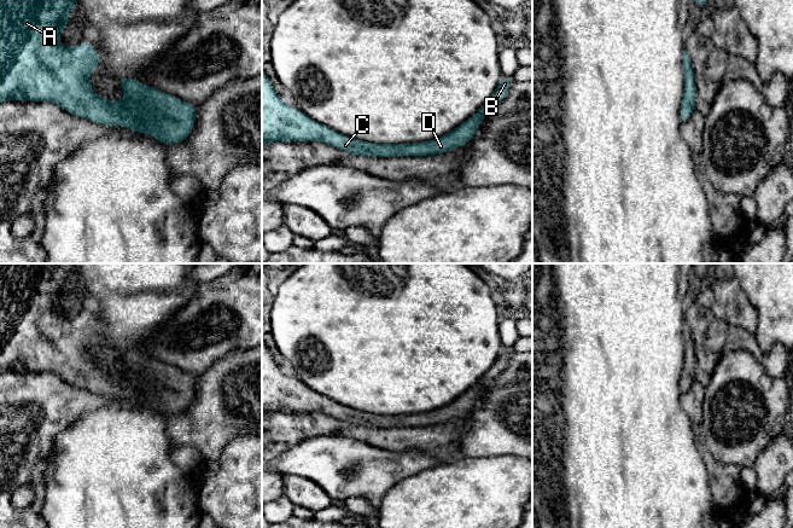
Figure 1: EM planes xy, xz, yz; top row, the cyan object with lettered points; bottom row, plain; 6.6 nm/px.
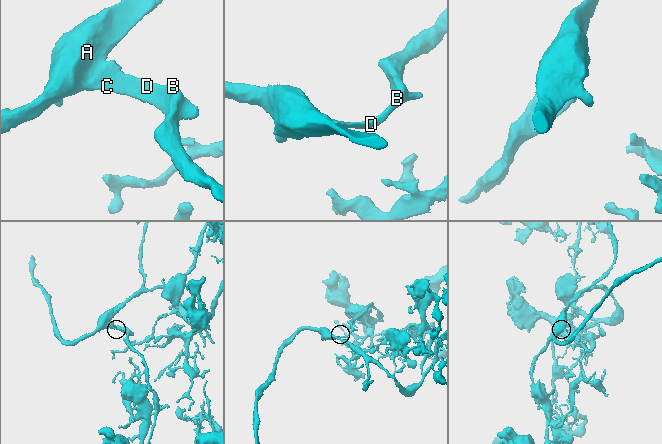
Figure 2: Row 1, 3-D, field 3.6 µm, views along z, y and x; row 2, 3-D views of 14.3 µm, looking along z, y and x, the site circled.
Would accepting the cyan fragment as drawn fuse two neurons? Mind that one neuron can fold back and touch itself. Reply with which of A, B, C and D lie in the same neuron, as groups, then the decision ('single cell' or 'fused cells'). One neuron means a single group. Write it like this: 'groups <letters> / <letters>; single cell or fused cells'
groups A B C D; single cell

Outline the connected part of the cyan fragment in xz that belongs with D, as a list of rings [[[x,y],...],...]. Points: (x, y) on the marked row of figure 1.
[[[262,69],[262,149],[270,141],[323,141],[357,156],[380,158],[445,153],[474,138],[482,120],[506,98],[513,81],[513,76],[502,76],[478,112],[441,138],[412,144],[377,144],[340,134],[284,104]]]

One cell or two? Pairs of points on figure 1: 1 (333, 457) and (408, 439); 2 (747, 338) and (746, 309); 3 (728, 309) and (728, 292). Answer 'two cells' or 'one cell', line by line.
1: two cells
2: two cells
3: one cell

